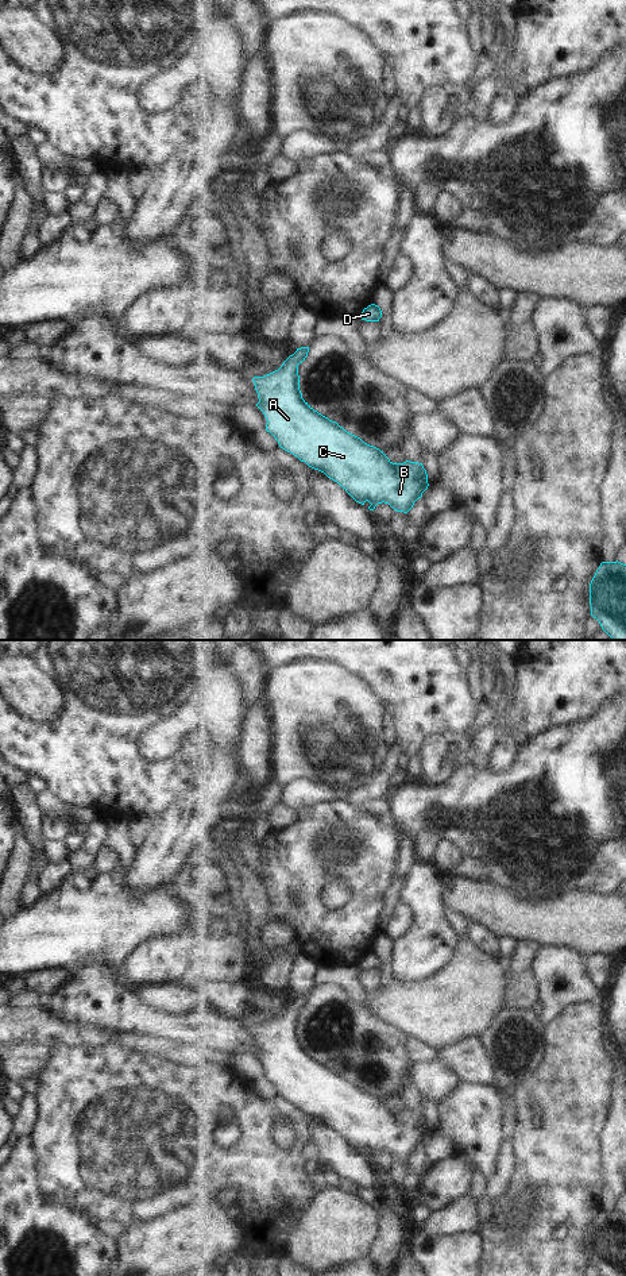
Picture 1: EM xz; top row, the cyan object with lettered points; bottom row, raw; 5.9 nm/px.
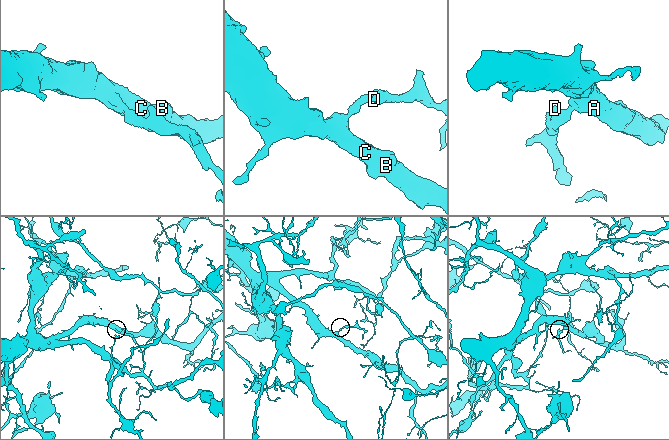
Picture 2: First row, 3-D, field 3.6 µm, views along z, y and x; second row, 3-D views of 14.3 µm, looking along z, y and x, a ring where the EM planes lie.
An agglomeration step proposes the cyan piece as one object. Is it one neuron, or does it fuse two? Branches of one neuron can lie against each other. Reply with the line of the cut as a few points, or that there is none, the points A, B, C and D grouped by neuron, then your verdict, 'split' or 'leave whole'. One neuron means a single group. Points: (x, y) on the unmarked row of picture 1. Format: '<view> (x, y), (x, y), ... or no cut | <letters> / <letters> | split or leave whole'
no cut | A B C D | leave whole

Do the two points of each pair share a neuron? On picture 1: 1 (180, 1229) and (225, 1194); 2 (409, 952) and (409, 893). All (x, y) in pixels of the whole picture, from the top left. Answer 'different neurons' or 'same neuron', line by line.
1: different neurons
2: same neuron

